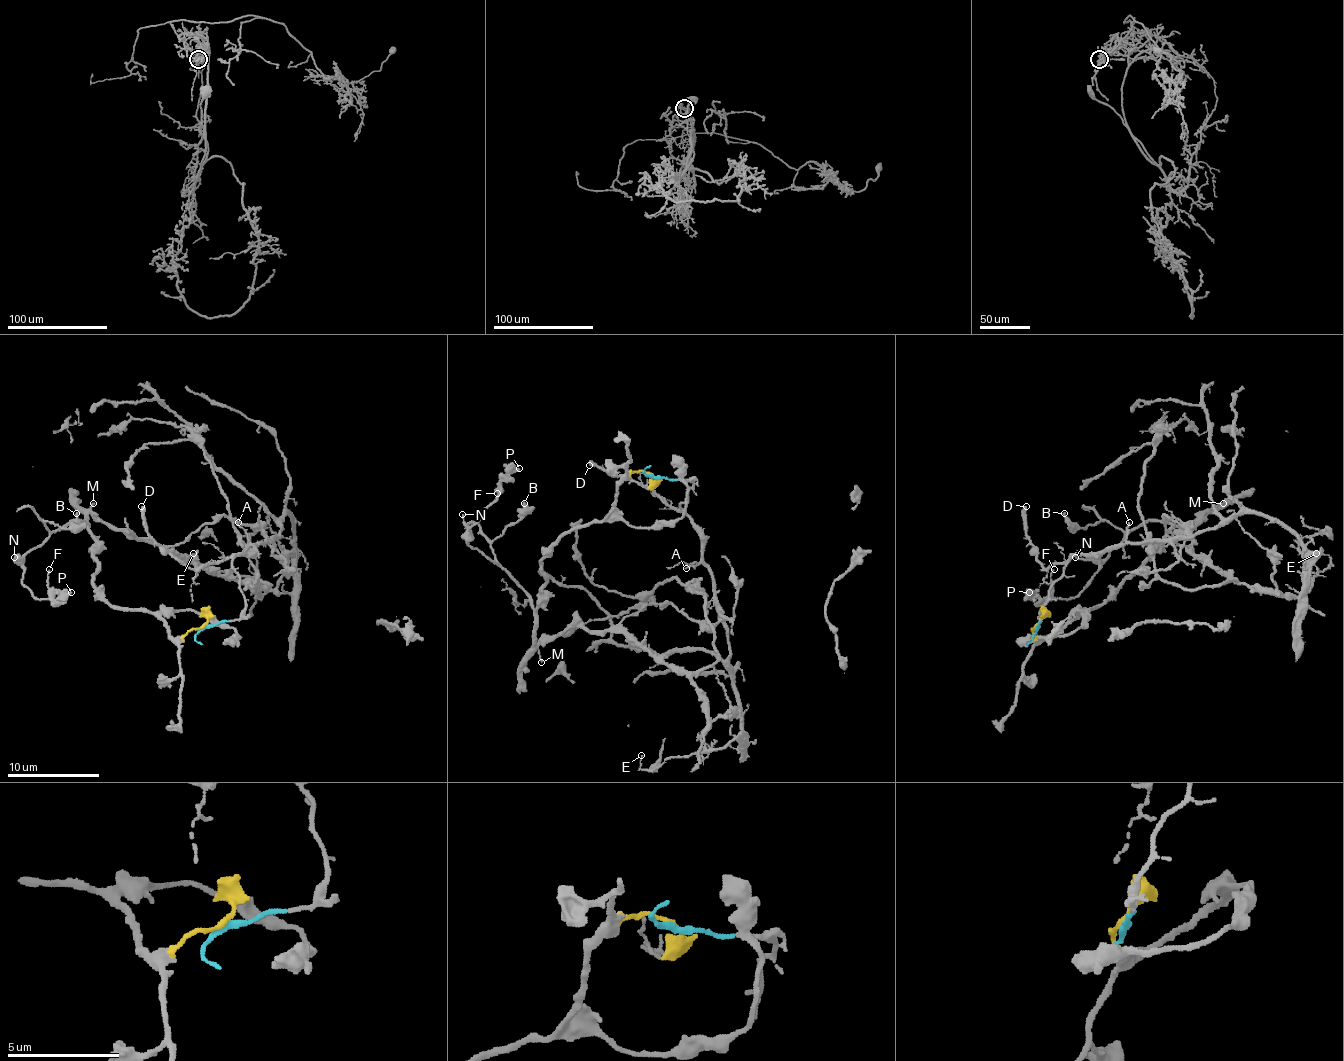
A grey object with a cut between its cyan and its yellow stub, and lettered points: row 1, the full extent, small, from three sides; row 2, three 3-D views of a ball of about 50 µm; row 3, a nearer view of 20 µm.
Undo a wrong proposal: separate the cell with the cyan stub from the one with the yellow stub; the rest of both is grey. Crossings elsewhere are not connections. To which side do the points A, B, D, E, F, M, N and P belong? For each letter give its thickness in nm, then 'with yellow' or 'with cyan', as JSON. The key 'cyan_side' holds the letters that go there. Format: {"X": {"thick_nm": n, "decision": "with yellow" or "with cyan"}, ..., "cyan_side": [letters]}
{"A": {"thick_nm": 140, "decision": "with cyan"}, "B": {"thick_nm": 280, "decision": "with yellow"}, "D": {"thick_nm": 360, "decision": "with cyan"}, "E": {"thick_nm": 90, "decision": "with cyan"}, "F": {"thick_nm": 130, "decision": "with yellow"}, "M": {"thick_nm": 140, "decision": "with yellow"}, "N": {"thick_nm": 140, "decision": "with yellow"}, "P": {"thick_nm": 500, "decision": "with yellow"}, "cyan_side": ["A", "D", "E"]}

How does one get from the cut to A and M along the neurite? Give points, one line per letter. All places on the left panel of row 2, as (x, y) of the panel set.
A: (203, 625), (235, 620), (244, 607), (244, 593), (233, 561), (251, 554), (253, 545), (237, 522)
M: (203, 625), (173, 636), (152, 611), (116, 609), (95, 586), (95, 538), (88, 526), (93, 503)

